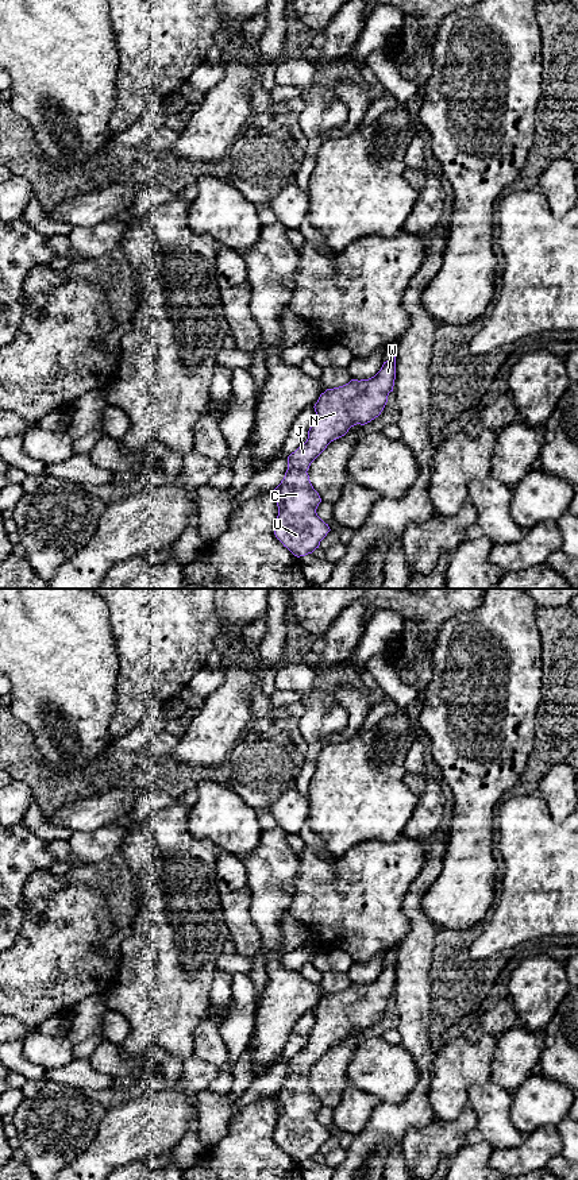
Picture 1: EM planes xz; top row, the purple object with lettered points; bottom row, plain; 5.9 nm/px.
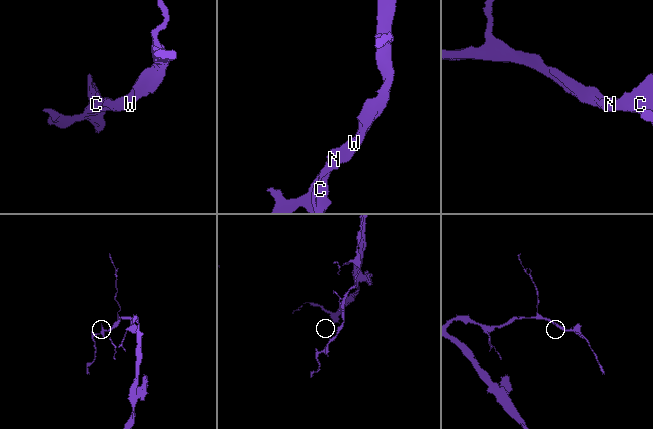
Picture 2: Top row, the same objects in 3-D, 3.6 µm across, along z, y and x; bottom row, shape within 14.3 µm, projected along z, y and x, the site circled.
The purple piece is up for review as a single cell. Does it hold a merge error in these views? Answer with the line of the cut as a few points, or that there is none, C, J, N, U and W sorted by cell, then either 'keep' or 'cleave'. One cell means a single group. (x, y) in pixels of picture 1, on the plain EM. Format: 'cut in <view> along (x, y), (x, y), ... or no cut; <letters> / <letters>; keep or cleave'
no cut; C J N U W; keep

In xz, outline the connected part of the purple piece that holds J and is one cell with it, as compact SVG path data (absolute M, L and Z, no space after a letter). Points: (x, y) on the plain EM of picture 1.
M396 960L384 967L374 982L327 994L315 1009L316 1023L308 1044L288 1061L285 1081L274 1094L278 1111L274 1139L294 1161L312 1158L331 1135L316 1118L321 1103L307 1077L311 1068L351 1031L378 1022L393 996L394 984Z

